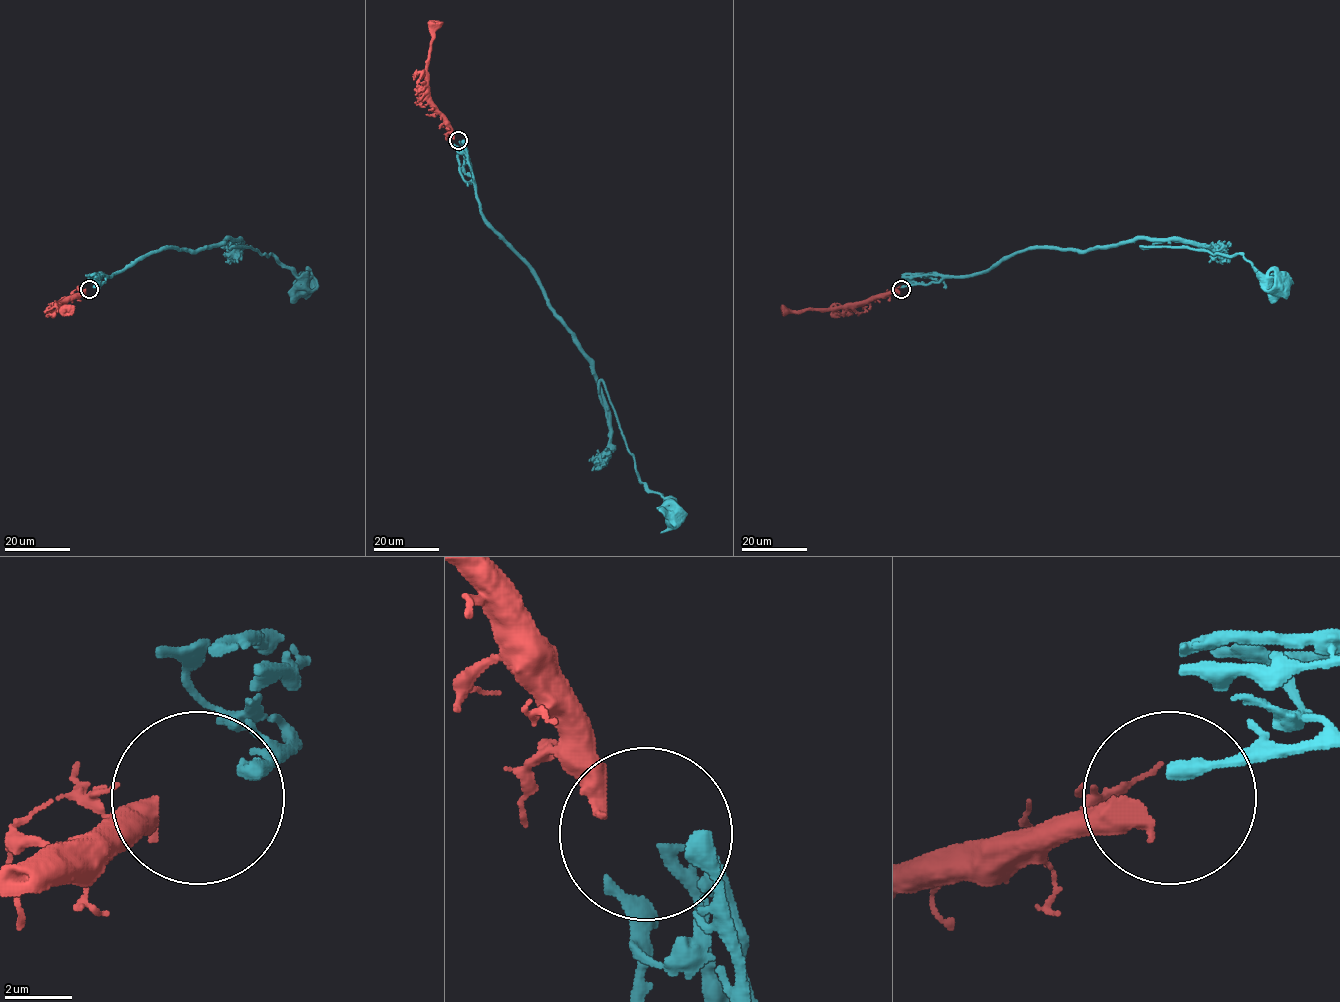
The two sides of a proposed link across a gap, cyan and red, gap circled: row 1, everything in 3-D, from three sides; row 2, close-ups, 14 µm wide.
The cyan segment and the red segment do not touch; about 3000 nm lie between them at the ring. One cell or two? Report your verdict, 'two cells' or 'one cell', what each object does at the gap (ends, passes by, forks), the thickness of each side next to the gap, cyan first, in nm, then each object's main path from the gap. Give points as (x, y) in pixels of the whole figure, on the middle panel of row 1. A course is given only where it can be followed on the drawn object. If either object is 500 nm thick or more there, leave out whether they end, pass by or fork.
two cells | 550/500 nm | cyan via (461, 141), (483, 221), (530, 269), (590, 363), (600, 395), (601, 380), (640, 481), (663, 497), (673, 519) | red via (454, 138), (449, 123), (430, 98), (428, 85), (432, 33), (443, 22)

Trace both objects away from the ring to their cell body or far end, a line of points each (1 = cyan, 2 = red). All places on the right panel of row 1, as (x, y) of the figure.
1: (902, 287), (981, 274), (1029, 248), (1093, 250), (1151, 238), (1151, 246), (1141, 247), (1241, 254), (1280, 288)
2: (899, 290), (845, 306), (787, 310), (782, 306)

